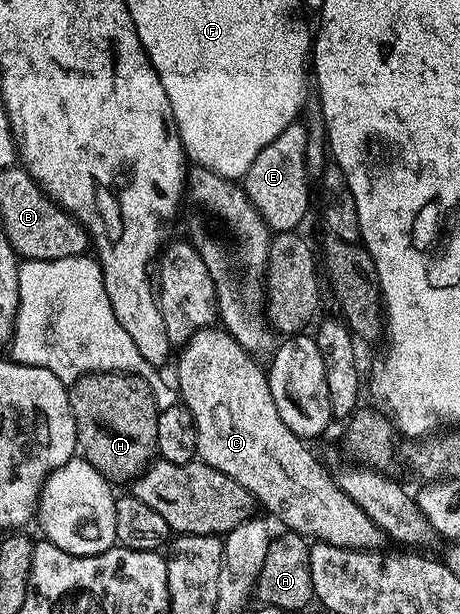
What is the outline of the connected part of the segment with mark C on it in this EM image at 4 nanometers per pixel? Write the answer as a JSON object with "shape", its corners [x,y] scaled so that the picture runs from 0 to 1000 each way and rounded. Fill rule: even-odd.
{"shape":[[[472,536],[437,537],[422,547],[402,560],[402,578],[385,593],[380,629],[402,660],[417,669],[428,699],[426,744],[541,796],[570,826],[576,822],[598,842],[611,844],[622,865],[746,896],[826,897],[828,888],[841,883],[839,868],[804,847],[798,834],[780,827],[772,814],[763,814],[748,790],[735,780],[730,785],[698,761],[696,749],[663,728],[670,725],[657,713],[641,710],[641,704],[633,704],[633,697],[607,684],[607,664],[598,664],[578,604],[559,598],[557,586],[541,578],[548,575],[496,536]]]}

